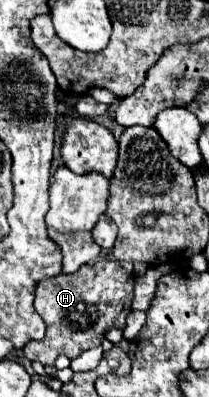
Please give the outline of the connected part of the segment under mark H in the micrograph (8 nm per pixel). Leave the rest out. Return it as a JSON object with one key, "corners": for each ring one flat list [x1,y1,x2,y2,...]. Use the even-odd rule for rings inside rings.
{"corners":[[98,260,84,264,74,274,62,274,38,282,34,308,46,322,46,336,38,342,28,342,24,356,44,366,54,366,60,354,68,358,80,356,84,350,100,346,110,328,124,328,134,298,134,274,116,260]]}

